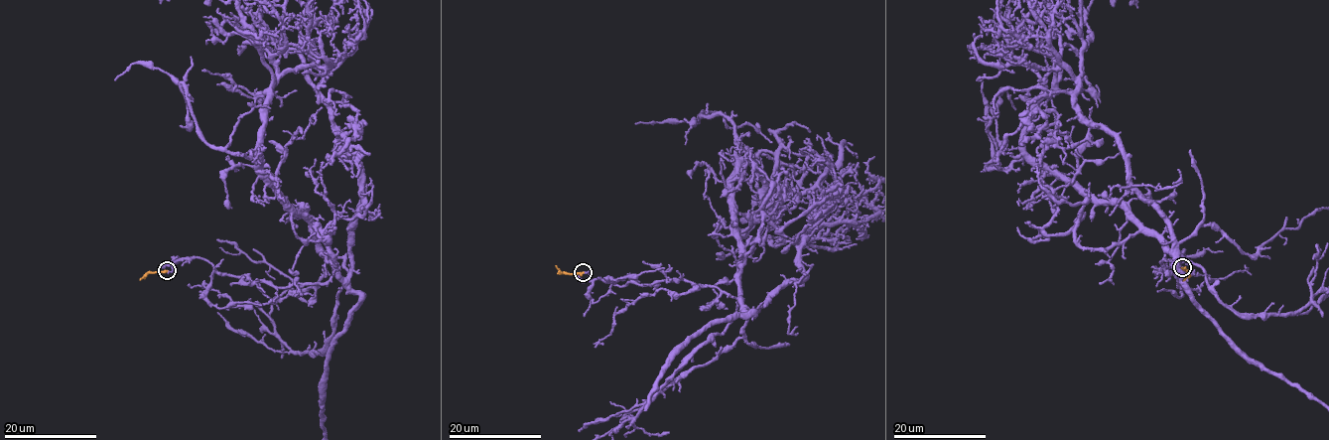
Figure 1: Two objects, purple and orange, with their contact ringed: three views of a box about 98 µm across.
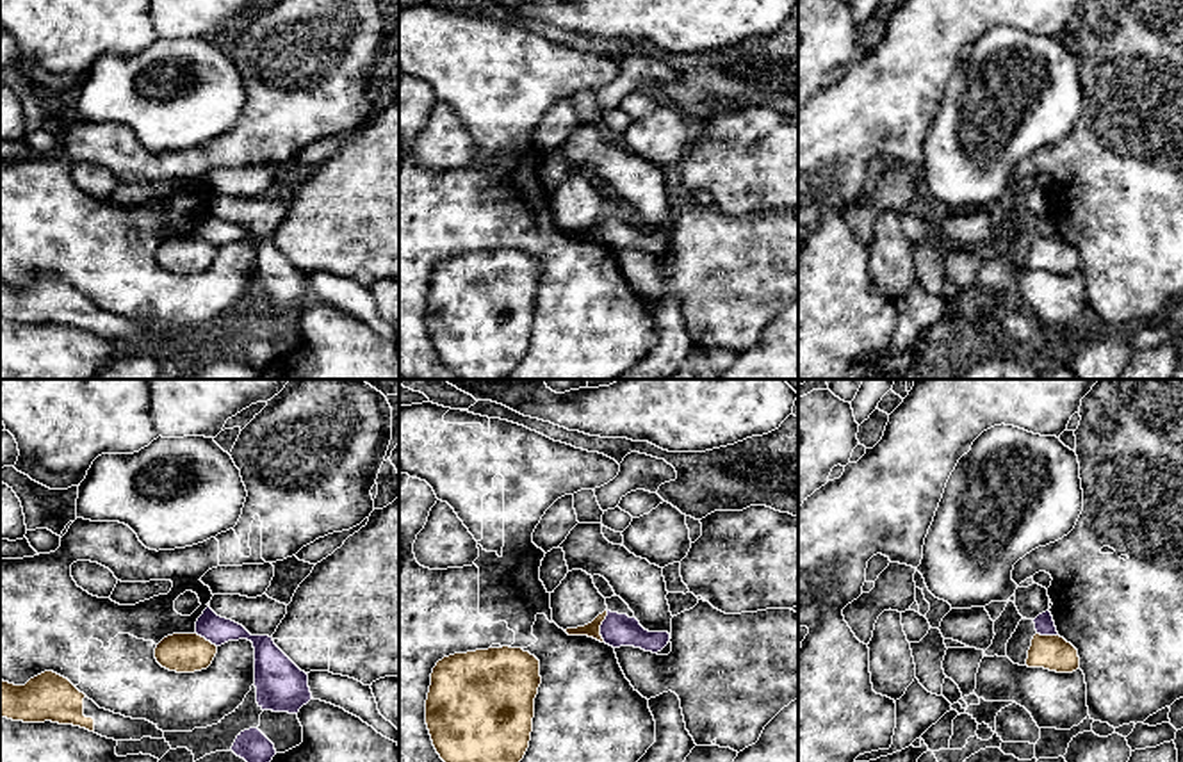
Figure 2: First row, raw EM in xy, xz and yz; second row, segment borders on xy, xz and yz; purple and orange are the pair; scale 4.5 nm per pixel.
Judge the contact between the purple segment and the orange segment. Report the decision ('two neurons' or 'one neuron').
two neurons

